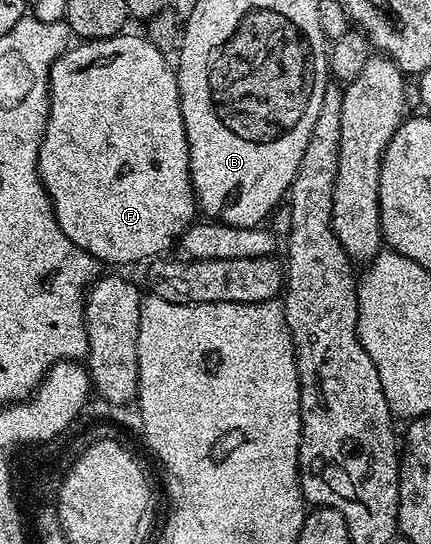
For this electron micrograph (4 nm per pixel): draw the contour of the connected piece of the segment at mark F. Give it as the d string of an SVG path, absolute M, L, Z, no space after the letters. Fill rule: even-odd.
M119 34L117 36L109 36L103 40L87 40L85 42L75 43L62 53L62 57L55 64L50 66L50 117L46 120L46 133L42 136L42 144L38 148L38 177L42 180L42 185L46 188L46 193L50 196L50 205L54 207L54 217L58 220L60 230L64 230L64 234L76 246L80 246L88 254L92 254L103 265L106 264L134 264L137 260L143 262L149 261L151 258L158 258L163 255L162 252L170 243L177 241L182 233L195 223L196 216L196 197L194 195L194 187L190 181L190 155L188 154L188 142L186 141L186 131L184 130L184 118L180 110L180 94L178 92L178 78L175 69L166 61L167 57L160 51L155 44L150 43L145 35L126 36L127 34Z

